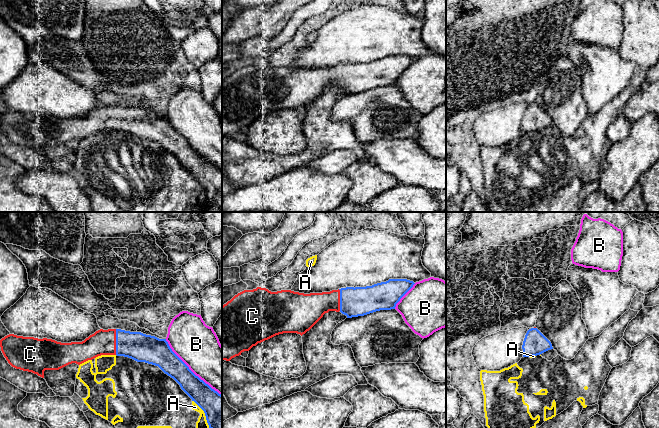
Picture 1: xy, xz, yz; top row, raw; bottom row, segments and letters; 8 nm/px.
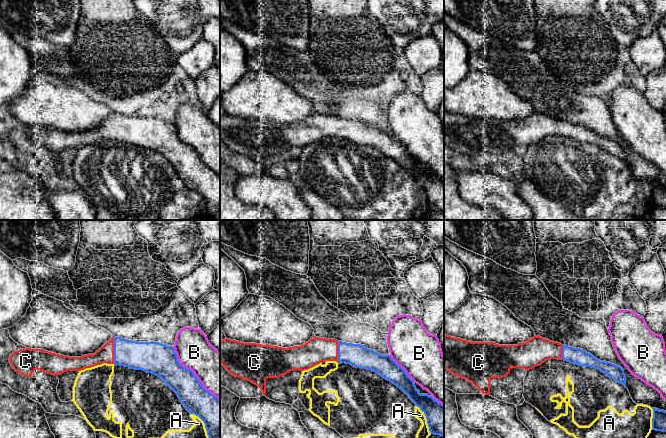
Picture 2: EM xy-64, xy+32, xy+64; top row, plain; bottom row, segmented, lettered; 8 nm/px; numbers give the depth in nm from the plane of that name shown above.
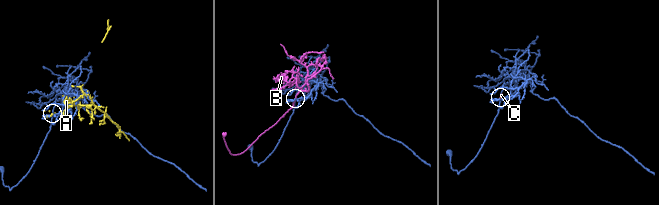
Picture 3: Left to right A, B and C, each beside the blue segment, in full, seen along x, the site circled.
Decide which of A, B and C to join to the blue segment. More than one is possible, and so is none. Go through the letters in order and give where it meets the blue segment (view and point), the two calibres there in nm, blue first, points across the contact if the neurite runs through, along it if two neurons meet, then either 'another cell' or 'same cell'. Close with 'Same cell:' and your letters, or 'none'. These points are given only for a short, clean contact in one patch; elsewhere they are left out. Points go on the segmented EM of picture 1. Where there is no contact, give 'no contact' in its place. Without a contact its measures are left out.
A: contact xy (205, 414); calibres 260 and 80 nm; another cell
B: contact xy (190, 370); calibres 180 and 360 nm; another cell
C: contact xy (116, 342); calibres 220 and 200 nm; same cell
Same cell: C

